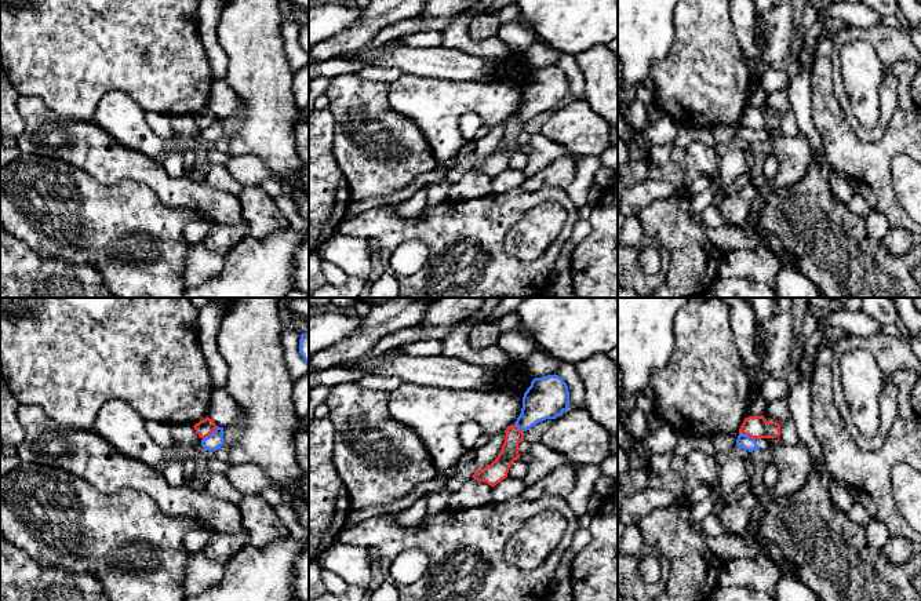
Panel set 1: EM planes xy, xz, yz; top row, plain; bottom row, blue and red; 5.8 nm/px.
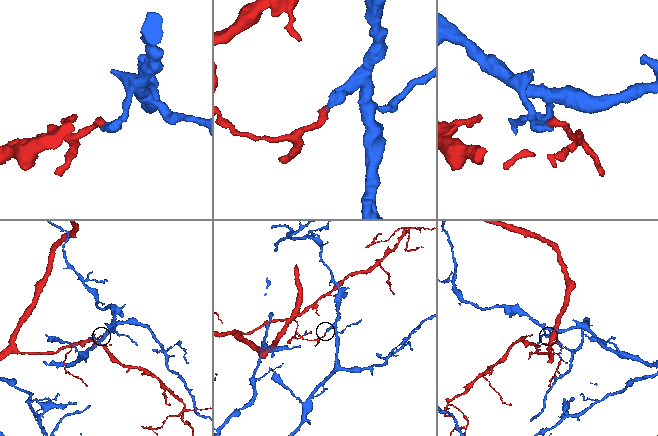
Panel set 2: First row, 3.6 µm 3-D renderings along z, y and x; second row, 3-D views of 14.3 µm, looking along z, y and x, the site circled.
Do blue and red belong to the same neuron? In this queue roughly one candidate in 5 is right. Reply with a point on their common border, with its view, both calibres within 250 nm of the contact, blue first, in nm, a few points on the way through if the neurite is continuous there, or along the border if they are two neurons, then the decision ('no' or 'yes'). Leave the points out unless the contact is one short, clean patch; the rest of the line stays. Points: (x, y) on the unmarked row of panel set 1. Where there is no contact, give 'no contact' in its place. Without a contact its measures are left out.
contact xy (210, 126); calibres 100 and 100 nm; border xy (218, 117), (203, 130); no

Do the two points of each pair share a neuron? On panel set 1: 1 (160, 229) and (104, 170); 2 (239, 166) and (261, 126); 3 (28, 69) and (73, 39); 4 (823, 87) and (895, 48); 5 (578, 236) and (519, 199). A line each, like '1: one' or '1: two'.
1: two
2: two
3: one
4: two
5: two

